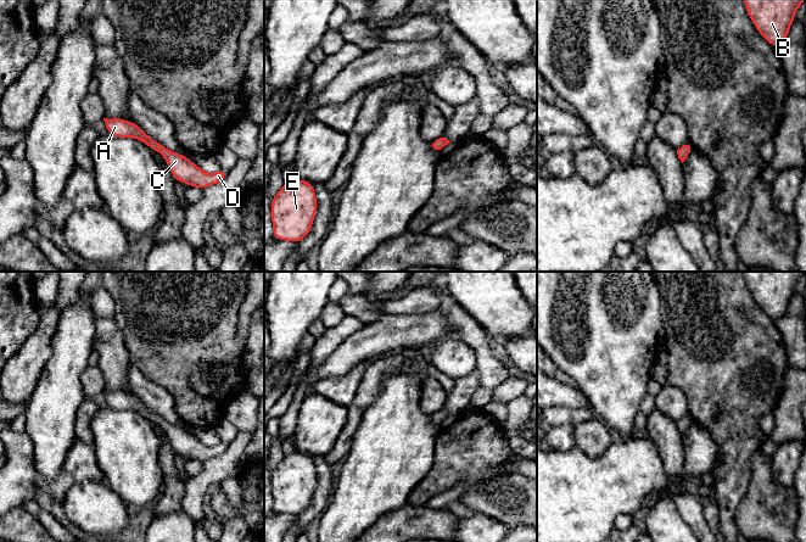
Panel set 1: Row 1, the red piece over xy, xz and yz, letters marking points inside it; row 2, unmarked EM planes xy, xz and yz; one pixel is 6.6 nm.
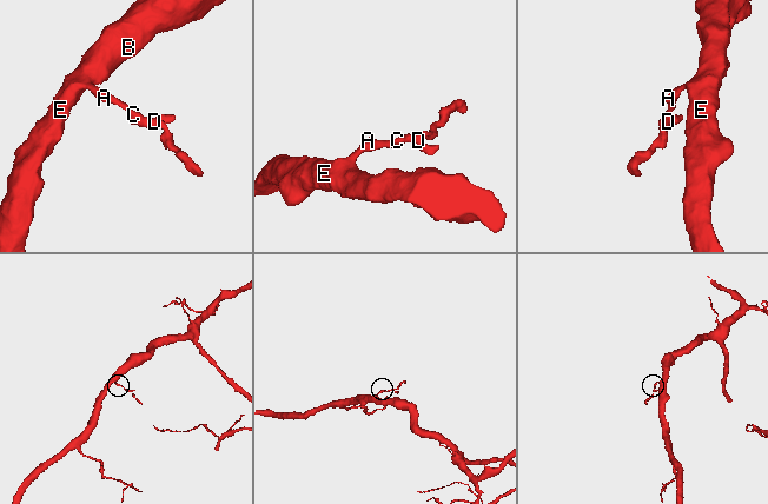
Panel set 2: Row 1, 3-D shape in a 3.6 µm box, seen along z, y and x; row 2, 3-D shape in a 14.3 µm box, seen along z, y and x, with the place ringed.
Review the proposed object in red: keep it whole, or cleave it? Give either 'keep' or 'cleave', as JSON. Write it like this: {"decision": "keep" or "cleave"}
{"decision": "keep"}

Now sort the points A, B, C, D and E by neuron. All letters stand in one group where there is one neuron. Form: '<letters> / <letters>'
A B C D E

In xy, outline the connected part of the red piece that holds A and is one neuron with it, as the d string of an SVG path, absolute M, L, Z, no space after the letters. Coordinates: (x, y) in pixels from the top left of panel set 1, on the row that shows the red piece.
M103 118L107 133L116 138L134 138L142 141L151 150L157 151L166 160L173 178L189 186L206 189L223 181L228 177L228 171L219 169L217 173L208 174L197 167L186 156L173 152L161 143L151 139L139 125L122 118Z

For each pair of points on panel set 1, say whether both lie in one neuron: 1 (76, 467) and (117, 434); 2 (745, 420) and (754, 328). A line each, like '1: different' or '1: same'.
1: different
2: same

